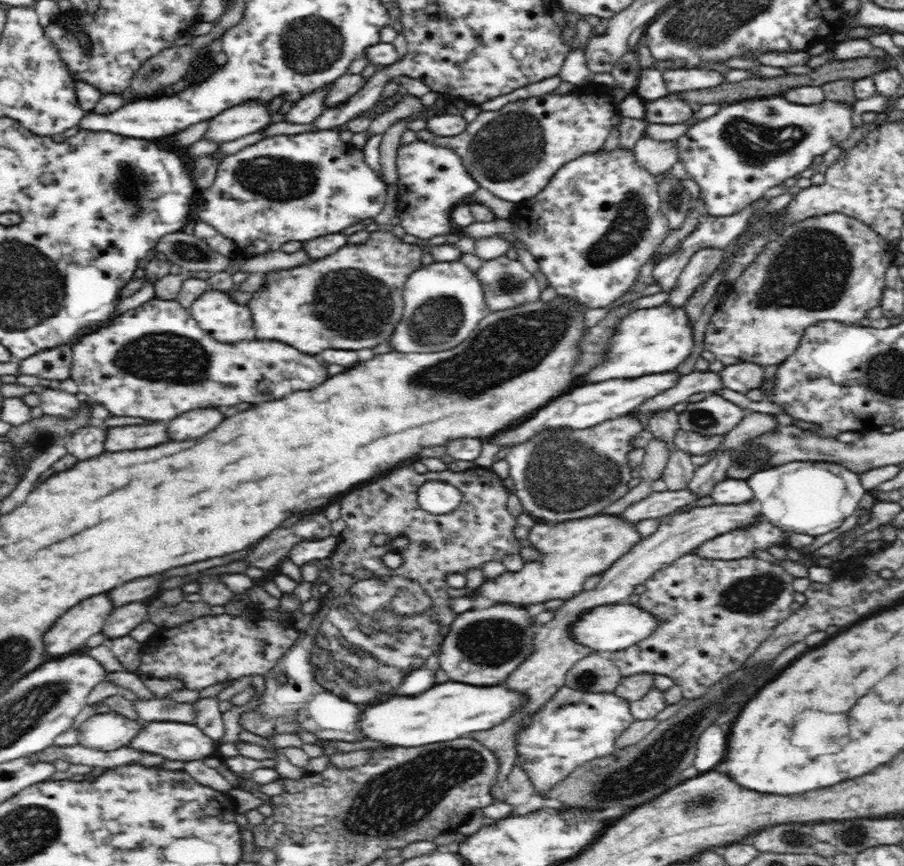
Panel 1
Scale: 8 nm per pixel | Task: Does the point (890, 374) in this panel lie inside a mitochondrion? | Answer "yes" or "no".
yes

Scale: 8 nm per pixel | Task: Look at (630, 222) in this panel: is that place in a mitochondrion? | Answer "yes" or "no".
yes

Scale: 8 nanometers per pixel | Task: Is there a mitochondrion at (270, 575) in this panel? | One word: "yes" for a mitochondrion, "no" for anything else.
no

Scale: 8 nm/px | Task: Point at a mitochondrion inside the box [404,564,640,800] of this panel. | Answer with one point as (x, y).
(488, 642)

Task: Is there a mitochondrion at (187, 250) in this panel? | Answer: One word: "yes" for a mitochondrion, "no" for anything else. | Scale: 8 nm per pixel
yes

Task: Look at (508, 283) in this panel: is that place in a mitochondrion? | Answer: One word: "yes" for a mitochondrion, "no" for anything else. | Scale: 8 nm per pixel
yes

